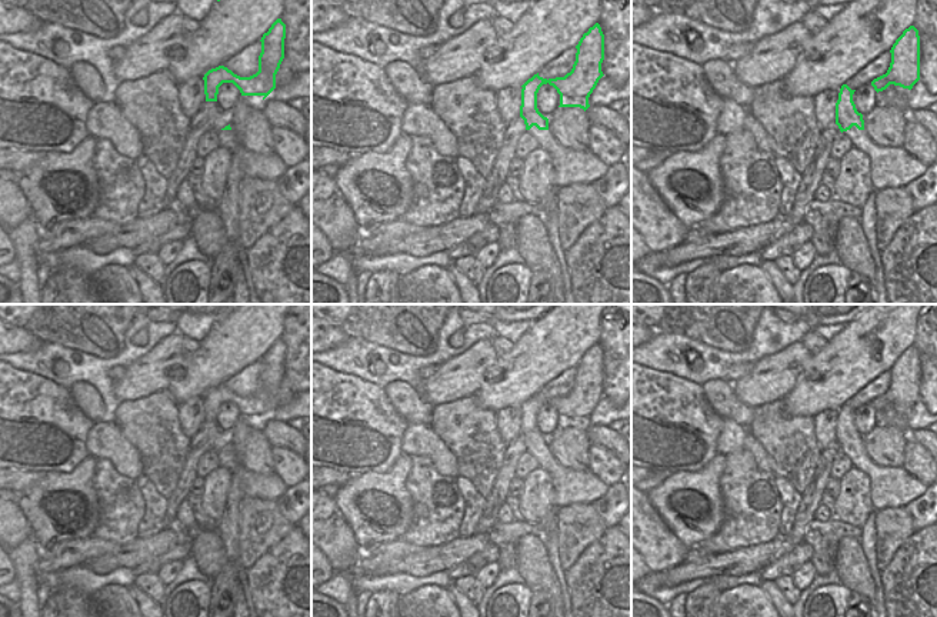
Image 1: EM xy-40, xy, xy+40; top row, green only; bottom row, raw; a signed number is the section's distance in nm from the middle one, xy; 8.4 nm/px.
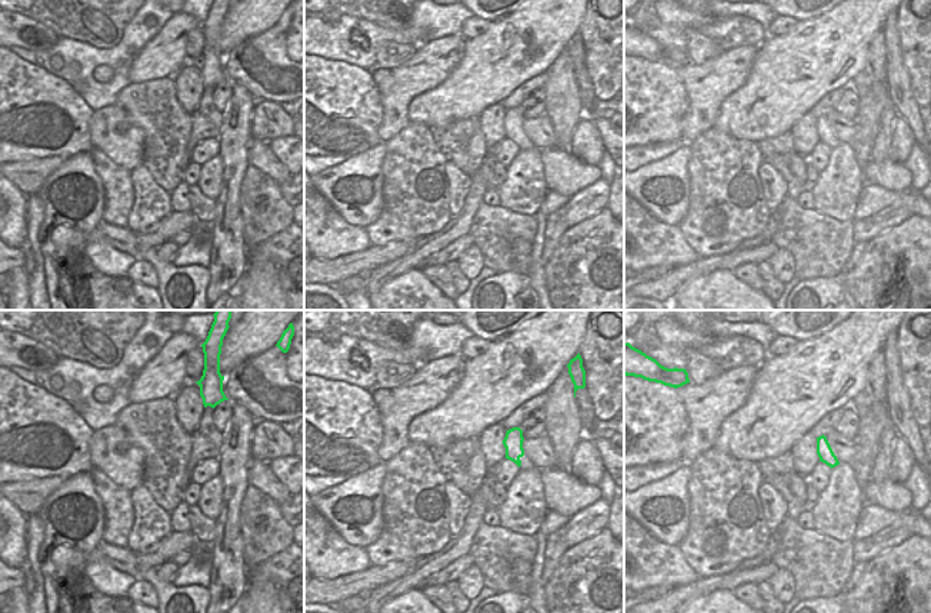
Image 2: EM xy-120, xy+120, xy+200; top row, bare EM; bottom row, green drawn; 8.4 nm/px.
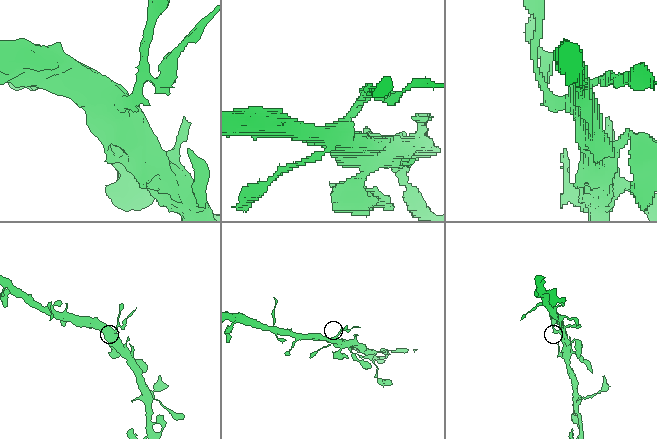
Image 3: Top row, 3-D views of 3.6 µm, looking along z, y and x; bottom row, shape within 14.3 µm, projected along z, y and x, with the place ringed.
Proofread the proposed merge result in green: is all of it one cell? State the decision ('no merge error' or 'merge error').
merge error

